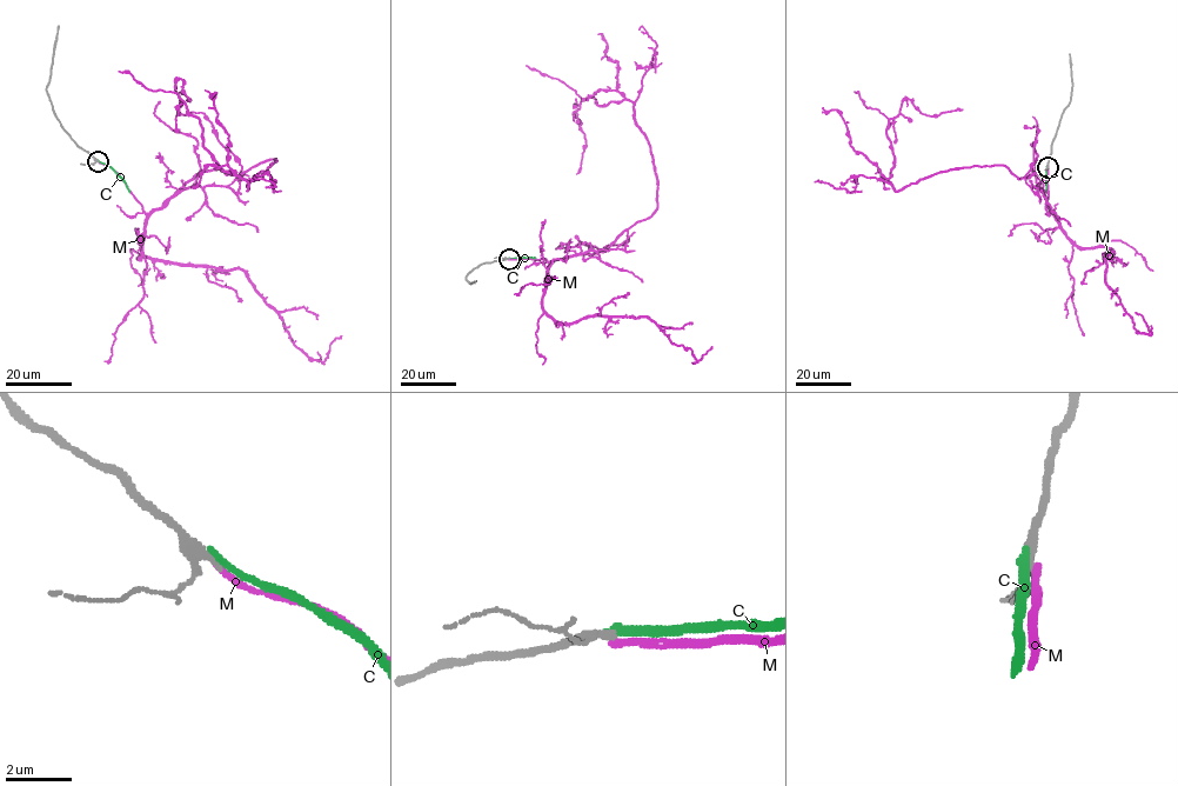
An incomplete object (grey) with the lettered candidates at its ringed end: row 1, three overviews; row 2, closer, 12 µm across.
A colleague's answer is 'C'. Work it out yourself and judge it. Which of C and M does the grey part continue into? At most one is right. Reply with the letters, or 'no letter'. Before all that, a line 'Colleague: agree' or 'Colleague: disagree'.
Colleague: disagree
no letter

